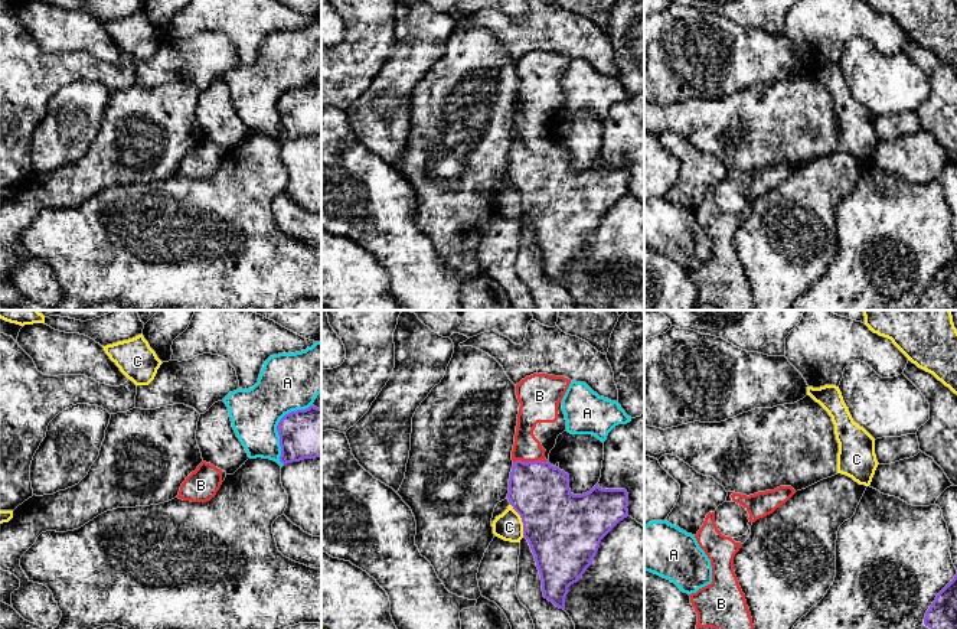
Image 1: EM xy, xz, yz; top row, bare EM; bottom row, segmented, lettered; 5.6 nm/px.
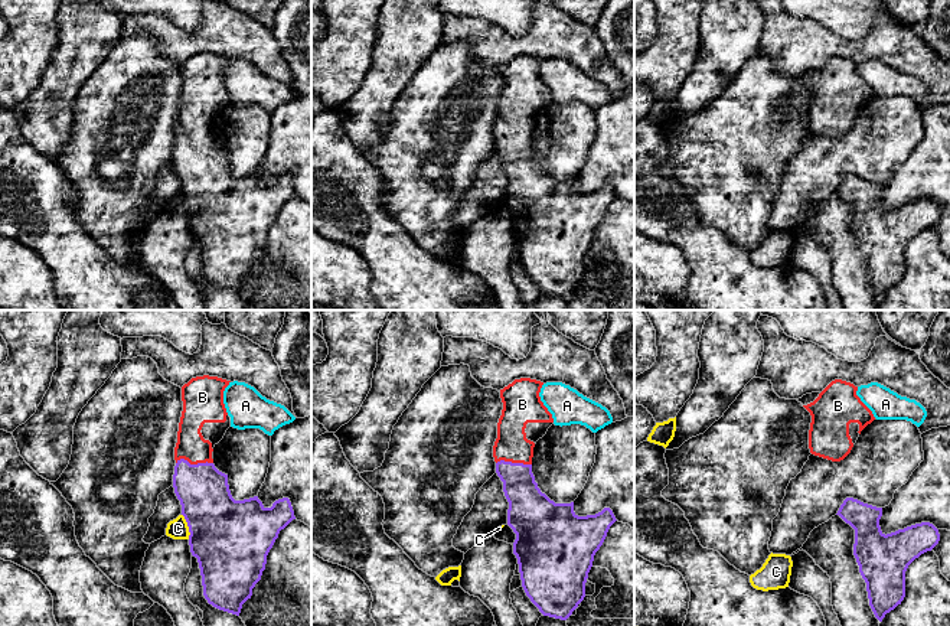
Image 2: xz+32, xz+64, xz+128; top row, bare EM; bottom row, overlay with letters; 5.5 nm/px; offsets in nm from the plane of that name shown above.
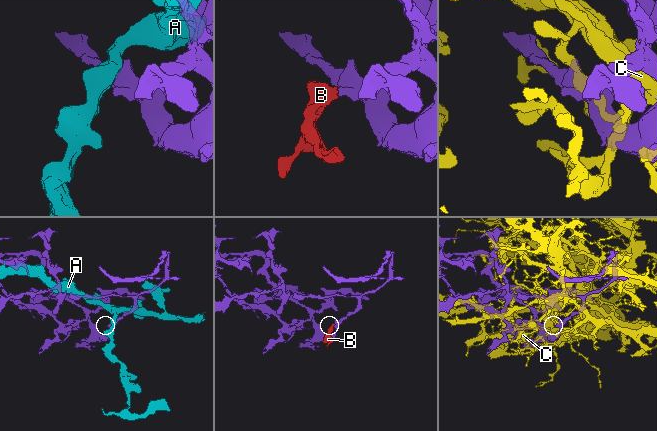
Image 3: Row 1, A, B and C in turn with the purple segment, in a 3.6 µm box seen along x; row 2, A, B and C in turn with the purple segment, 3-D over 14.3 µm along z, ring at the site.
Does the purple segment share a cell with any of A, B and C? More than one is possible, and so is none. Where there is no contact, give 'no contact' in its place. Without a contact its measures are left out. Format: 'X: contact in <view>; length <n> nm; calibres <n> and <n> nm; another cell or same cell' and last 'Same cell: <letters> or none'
A: contact in xy; length 380 nm; calibres 280 and 320 nm; another cell
B: contact in xz; length 190 nm; calibres 320 and 150 nm; same cell
C: contact in xz; length 200 nm; calibres 420 and 160 nm; another cell
Same cell: B

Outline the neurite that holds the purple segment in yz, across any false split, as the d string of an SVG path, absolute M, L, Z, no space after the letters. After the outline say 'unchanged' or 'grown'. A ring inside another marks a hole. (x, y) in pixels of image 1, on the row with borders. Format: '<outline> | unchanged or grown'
M957 574L937 594L925 613L924 625L930 629L957 629Z | unchanged

